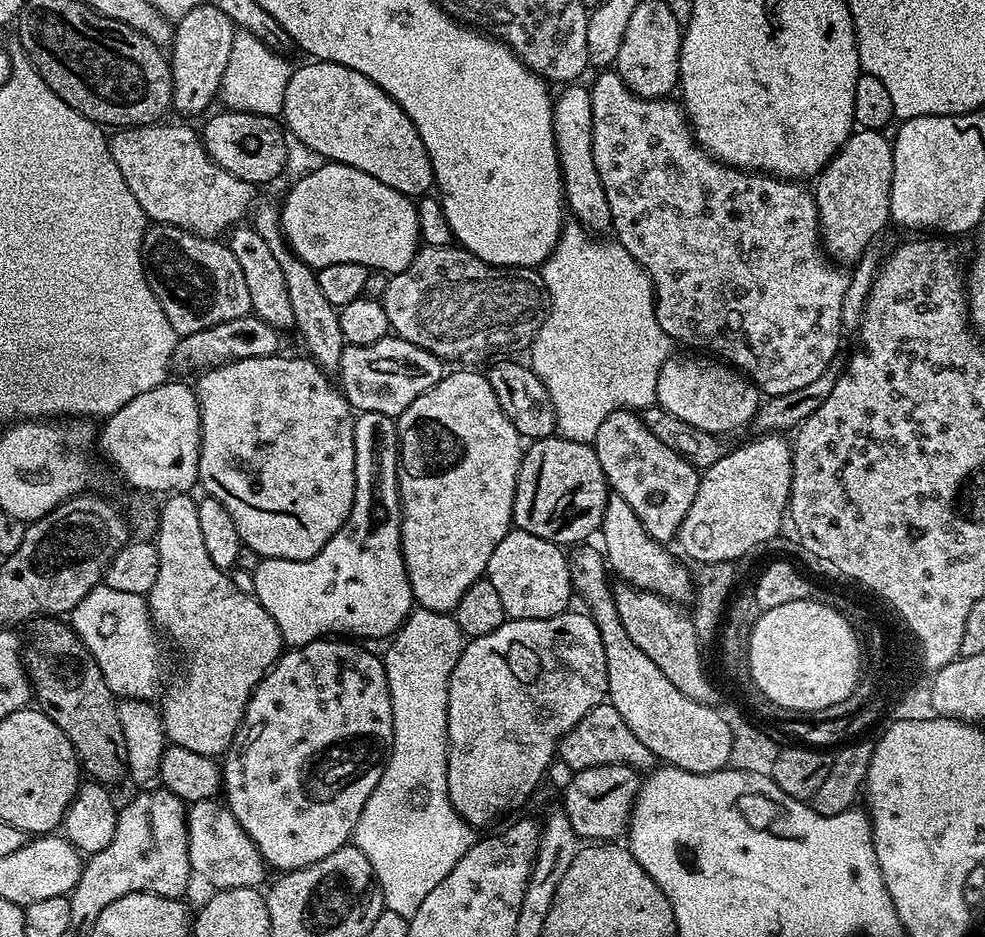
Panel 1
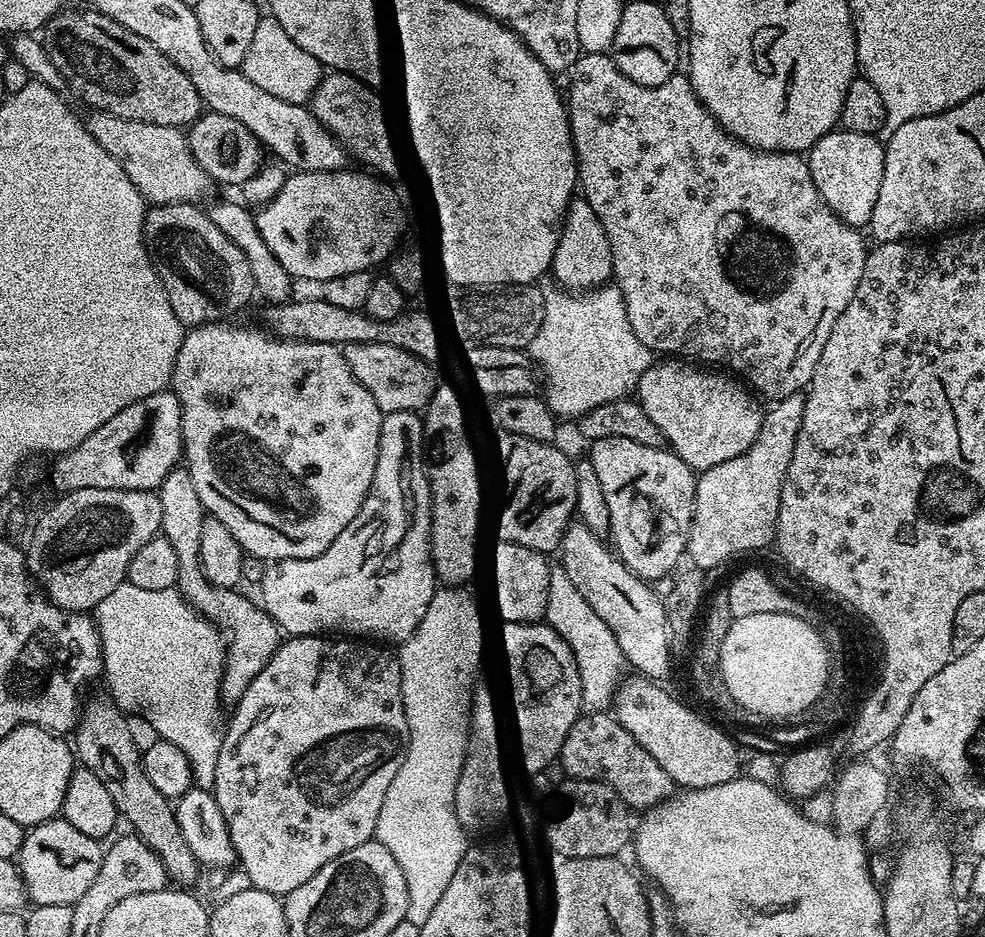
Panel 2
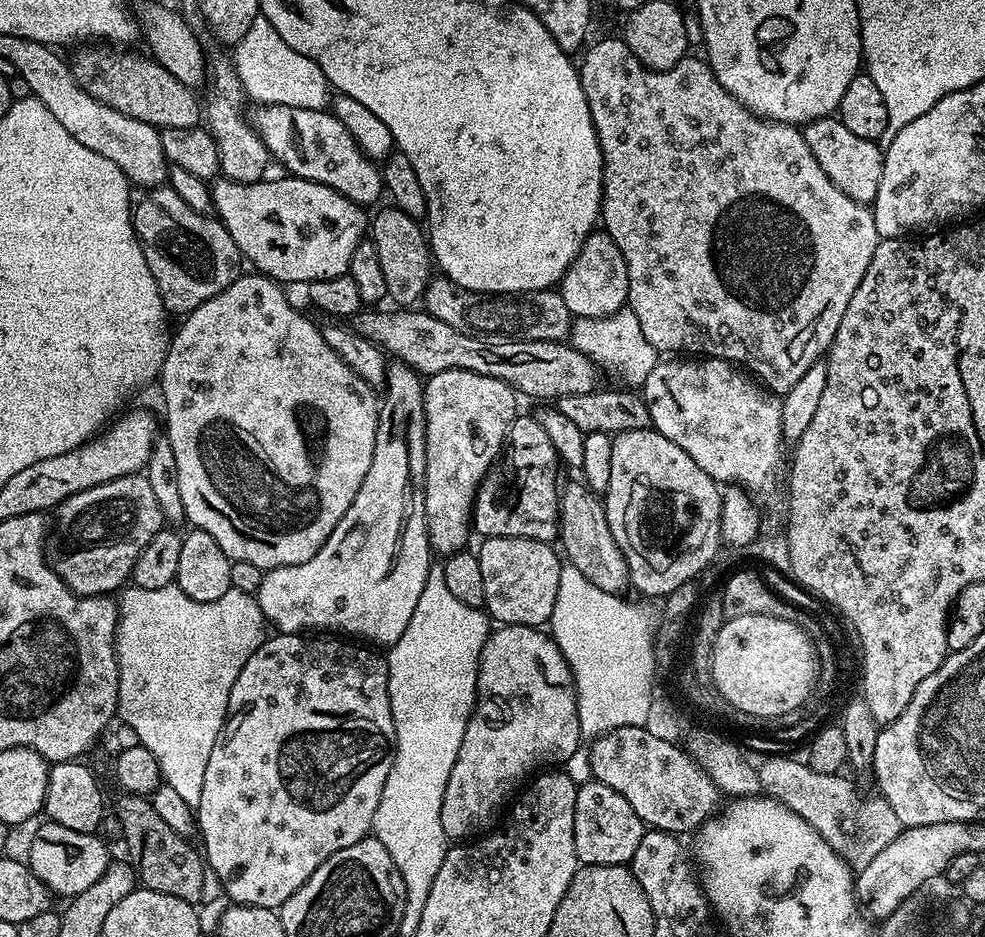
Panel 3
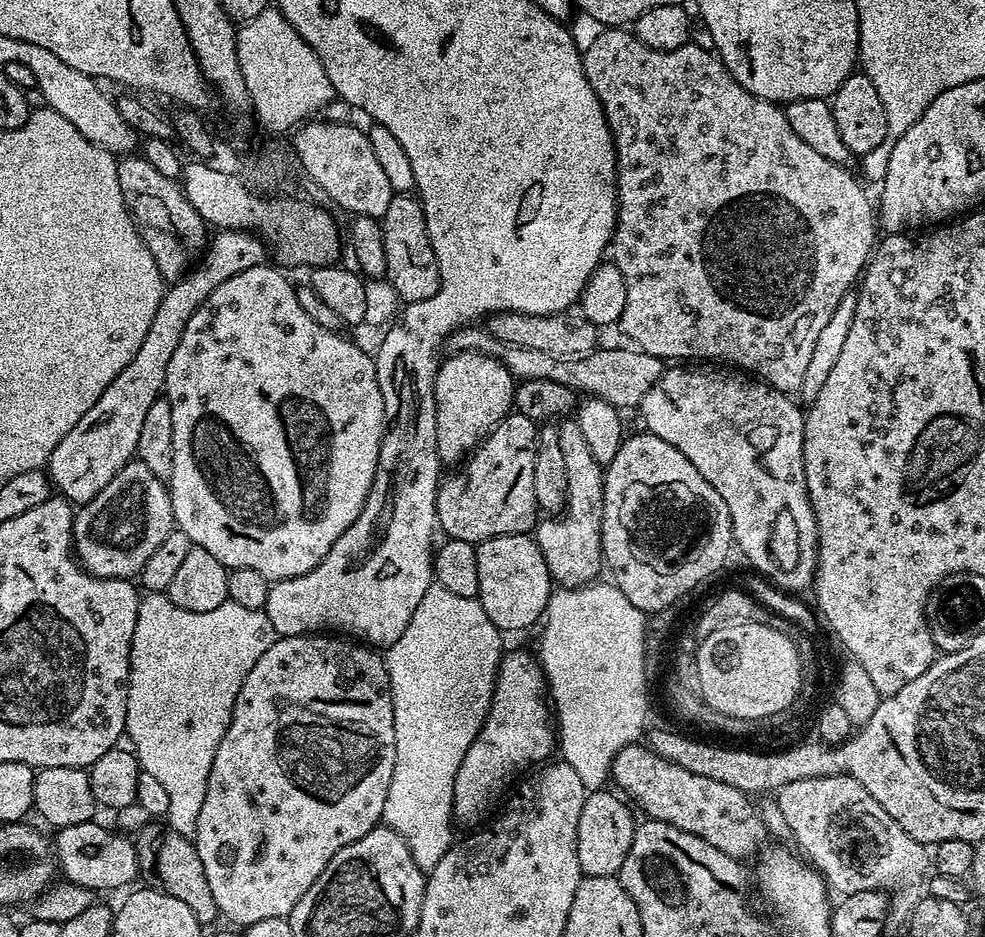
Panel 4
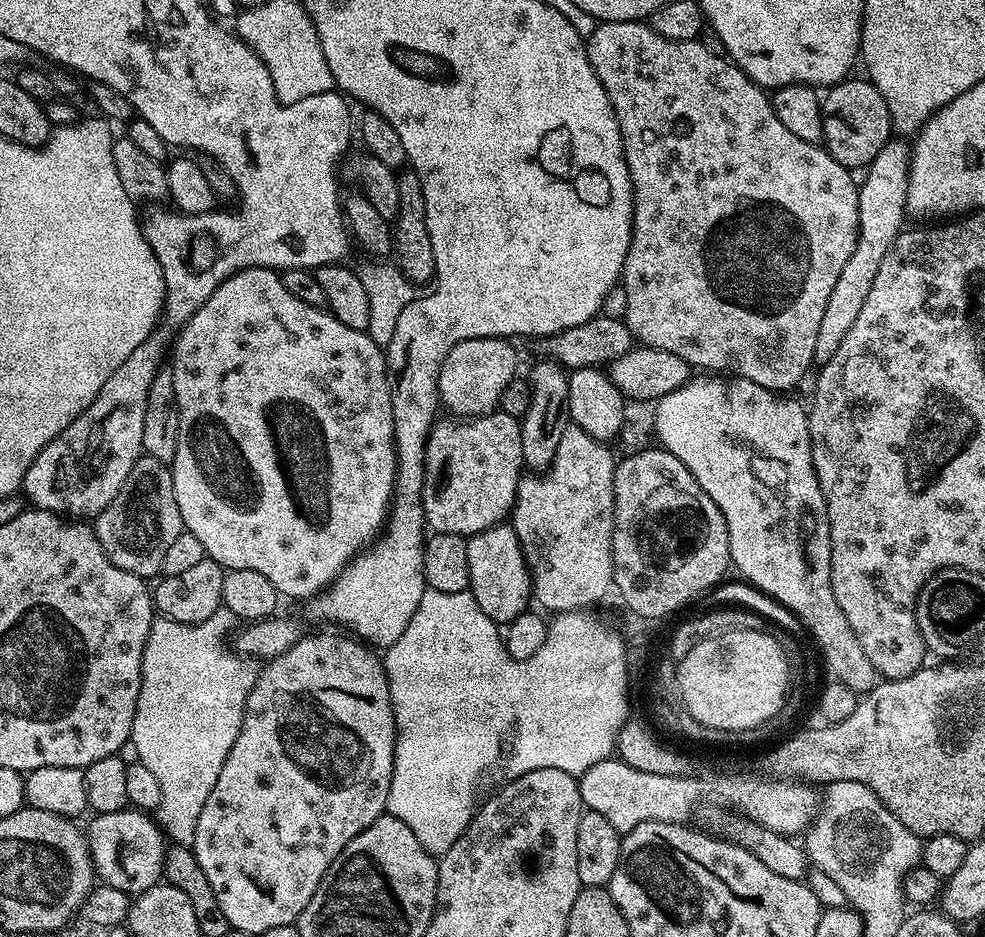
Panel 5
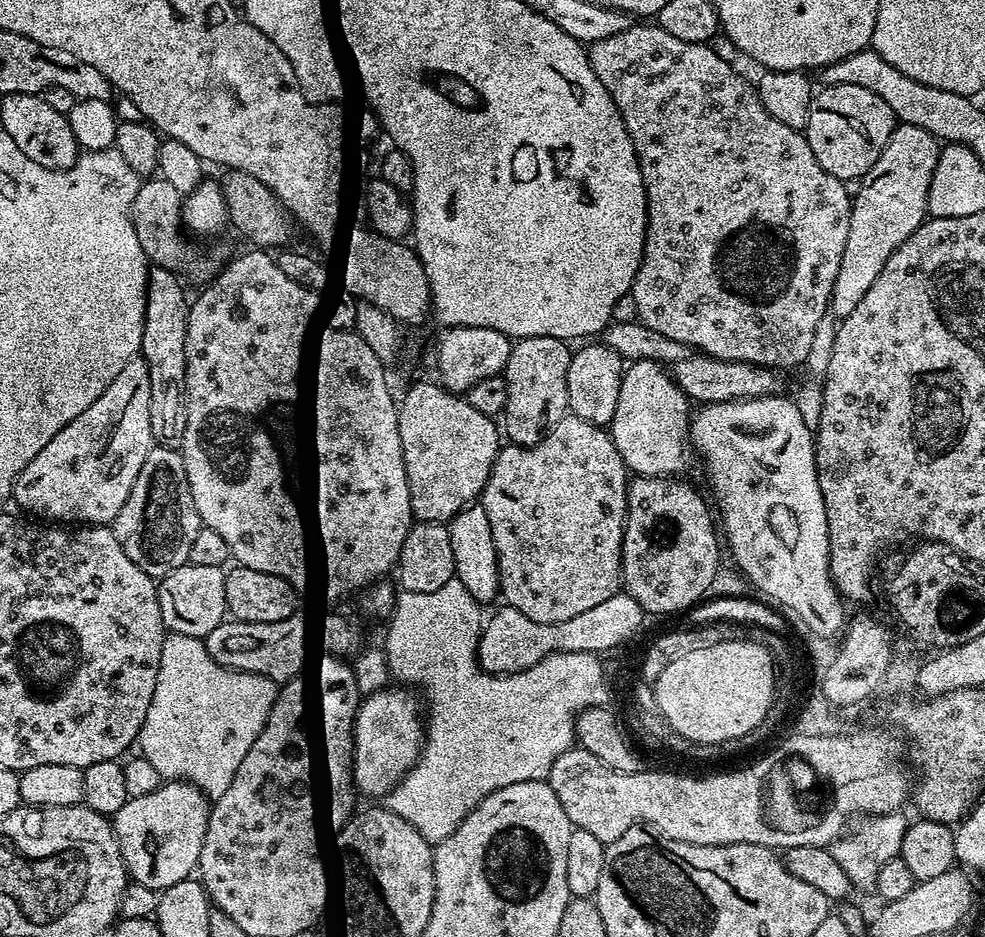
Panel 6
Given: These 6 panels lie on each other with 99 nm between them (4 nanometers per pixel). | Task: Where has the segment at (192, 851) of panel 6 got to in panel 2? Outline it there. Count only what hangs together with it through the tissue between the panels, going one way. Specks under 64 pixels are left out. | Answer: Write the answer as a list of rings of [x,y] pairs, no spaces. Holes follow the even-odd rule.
[[[53,818],[25,831],[20,847],[18,869],[20,882],[24,886],[24,895],[32,904],[42,906],[74,905],[82,894],[86,894],[94,874],[98,872],[101,845],[86,834],[78,834],[70,822],[62,818]]]

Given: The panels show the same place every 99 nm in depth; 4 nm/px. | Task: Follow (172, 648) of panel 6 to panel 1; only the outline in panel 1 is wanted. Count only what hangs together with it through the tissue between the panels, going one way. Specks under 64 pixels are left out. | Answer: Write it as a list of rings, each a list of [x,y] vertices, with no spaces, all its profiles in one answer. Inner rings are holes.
[[[101,582],[94,590],[90,590],[90,594],[86,594],[86,598],[82,598],[82,602],[78,602],[78,606],[70,613],[70,623],[78,638],[86,646],[86,650],[94,654],[94,662],[98,662],[98,668],[102,670],[102,678],[106,678],[106,686],[110,686],[113,696],[126,700],[152,702],[161,695],[160,675],[164,672],[163,666],[160,665],[161,637],[154,631],[145,597],[126,594],[123,590],[114,590]]]

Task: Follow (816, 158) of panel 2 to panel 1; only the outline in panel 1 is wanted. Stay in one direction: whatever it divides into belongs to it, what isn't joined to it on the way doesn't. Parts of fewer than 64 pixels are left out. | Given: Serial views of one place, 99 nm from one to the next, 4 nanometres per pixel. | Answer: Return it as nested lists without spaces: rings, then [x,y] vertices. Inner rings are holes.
[[[875,128],[853,131],[814,180],[822,247],[833,261],[844,266],[858,259],[871,246],[872,239],[890,224],[894,158],[892,140],[884,135]]]

